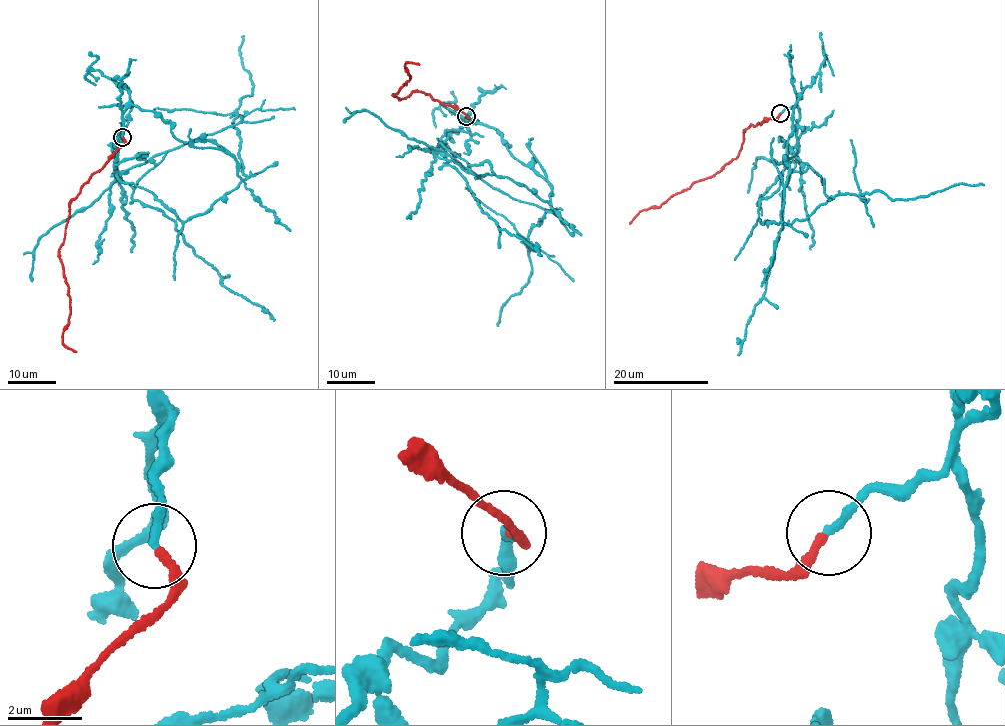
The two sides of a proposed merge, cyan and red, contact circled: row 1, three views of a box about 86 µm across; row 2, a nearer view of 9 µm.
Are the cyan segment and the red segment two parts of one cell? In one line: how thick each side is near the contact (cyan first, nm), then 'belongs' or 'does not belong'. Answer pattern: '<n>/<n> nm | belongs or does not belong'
200/220 nm | does not belong

